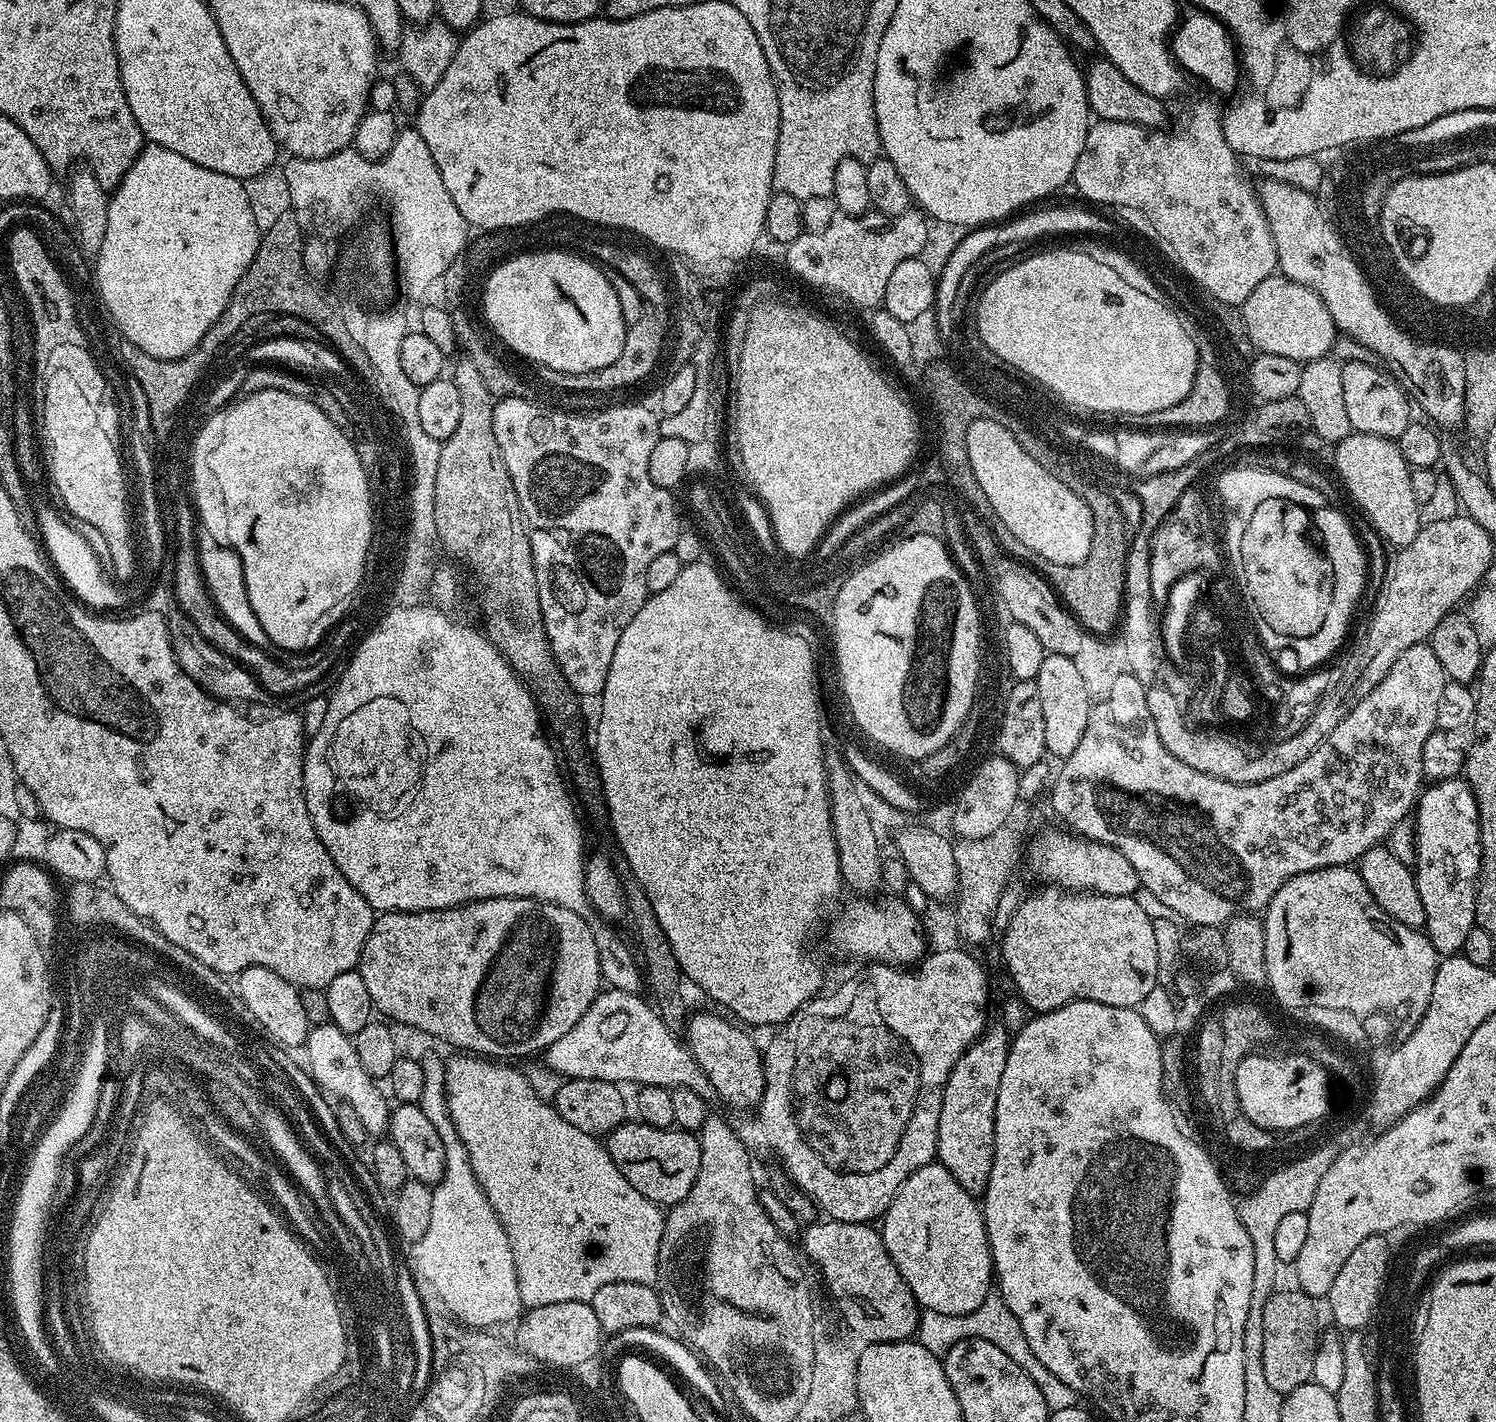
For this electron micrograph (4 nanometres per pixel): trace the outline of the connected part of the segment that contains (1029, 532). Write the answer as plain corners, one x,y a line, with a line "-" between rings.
976,421
966,433
966,450
970,454
970,466
974,466
974,478
978,478
978,486
990,498
990,506
994,506
994,514
1006,522
1006,530
1022,542
1022,546
1030,546
1034,554
1042,554
1050,562
1058,562
1062,566
1081,564
1090,554
1090,546
1094,538
1094,518
1090,506
1070,486
1066,486
1057,476
1047,472
1025,448
1020,445
1017,433
1006,425
996,421

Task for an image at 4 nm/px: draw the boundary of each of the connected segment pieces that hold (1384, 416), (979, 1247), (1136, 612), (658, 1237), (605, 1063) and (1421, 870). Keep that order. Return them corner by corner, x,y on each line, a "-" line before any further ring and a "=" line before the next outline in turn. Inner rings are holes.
1364,360
1343,361
1342,395
1346,401
1346,414
1350,417
1353,432
1396,440
1402,430
1406,430
1406,426
1413,423
1414,408
1408,393
1400,387
1395,376
1383,367
1372,364
1367,364
=
933,1162
914,1170
906,1182
894,1194
888,1211
882,1217
882,1235
890,1258
898,1266
902,1278
910,1286
916,1303
921,1309
938,1310
938,1314
961,1316
970,1314
982,1306
982,1302
994,1288
992,1248
988,1245
988,1231
984,1225
983,1211
974,1201
973,1193
967,1192
955,1180
947,1166
=
1193,462
1178,466
1177,469
1166,470
1162,473
1154,473
1152,476
1145,476
1137,479
1136,496
1140,499
1140,529
1135,529
1128,546
1128,557
1126,558
1126,570
1124,571
1124,603
1122,610
1125,615
1133,618
1148,616
1147,599
1154,596
1149,584
1149,559
1152,556
1152,536
1162,528
1156,520
1165,523
1165,520
1175,510
1175,504
1181,498
1186,489
1193,487
1200,476
1199,463
=
456,1054
456,1057
449,1062
448,1065
442,1069
442,1075
444,1078
444,1094
448,1097
448,1116
452,1119
454,1126
456,1127
456,1133
458,1138
464,1143
464,1149
468,1155
468,1161
470,1166
474,1170
476,1175
476,1181
480,1184
480,1189
484,1191
484,1196
490,1202
490,1206
496,1212
496,1217
500,1219
500,1225
503,1226
505,1234
508,1235
508,1241
510,1242
510,1250
512,1251
512,1257
514,1258
514,1266
516,1267
516,1277
518,1278
518,1290
520,1291
520,1303
525,1309
537,1308
538,1306
554,1306
554,1302
578,1302
579,1300
590,1302
594,1298
594,1294
598,1294
598,1290
602,1290
602,1286
610,1286
610,1282
638,1282
639,1284
651,1284
657,1283
660,1271
656,1263
658,1262
658,1250
660,1249
660,1243
662,1242
662,1234
664,1233
664,1218
665,1213
661,1211
657,1205
652,1201
646,1199
642,1194
638,1194
638,1190
634,1190
634,1186
630,1186
630,1182
626,1182
626,1178
618,1170
618,1166
614,1166
614,1158
610,1158
607,1147
597,1137
590,1134
582,1134
582,1130
578,1130
578,1126
570,1126
570,1122
566,1122
566,1118
562,1118
562,1114
556,1112
555,1107
547,1099
544,1099
535,1092
532,1088
532,1084
529,1077
523,1072
520,1073
516,1068
507,1068
507,1063
497,1062
492,1058
485,1058
479,1054
=
617,988
601,990
594,1002
546,1050
547,1067
559,1077
569,1080
608,1080
617,1086
623,1080
635,1086
653,1084
659,1088
689,1087
694,1093
708,1098
713,1095
706,1074
692,1057
681,1037
669,1030
659,1012
643,995
=
1467,779
1441,780
1425,787
1414,808
1416,816
1416,885
1426,910
1424,928
1437,957
1455,956
1463,949
1466,934
1477,927
1476,885
1480,878
1480,815

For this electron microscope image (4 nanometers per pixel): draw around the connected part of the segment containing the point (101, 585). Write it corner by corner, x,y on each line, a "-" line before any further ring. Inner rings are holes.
38,499
34,508
36,520
40,523
39,537
42,539
49,561
65,587
82,604
91,609
108,612
112,610
110,608
120,607
124,602
124,596
121,590
104,576
100,560
87,538
68,524
70,522
67,519
62,520
63,515
58,510
57,513
46,499

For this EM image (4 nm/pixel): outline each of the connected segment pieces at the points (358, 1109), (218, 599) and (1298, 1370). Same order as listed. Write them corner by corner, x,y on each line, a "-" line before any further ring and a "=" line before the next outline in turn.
332,1023
317,1024
309,1031
306,1045
310,1050
310,1075
317,1087
329,1097
338,1096
336,1098
339,1101
354,1106
354,1114
358,1114
362,1126
366,1126
369,1137
383,1137
388,1130
389,1097
385,1089
383,1087
380,1089
381,1085
362,1068
358,1054
355,1052
353,1037
347,1036
=
203,527
199,529
198,535
195,537
195,546
199,551
200,570
204,578
204,584
208,588
209,595
212,596
216,608
230,627
239,632
245,640
257,647
258,650
271,655
282,666
305,669
306,666
314,666
319,661
319,651
314,654
308,654
306,651
288,652
284,648
279,648
270,638
270,634
266,634
266,630
262,630
262,622
258,622
258,618
254,614
254,606
250,606
244,567
237,552
233,552
226,546
214,542
214,534
210,534
210,530
206,530
=
1293,1288
1274,1292
1263,1307
1262,1370
1265,1371
1266,1382
1280,1395
1288,1395
1311,1381
1314,1354
1320,1341
1314,1304
1313,1297

